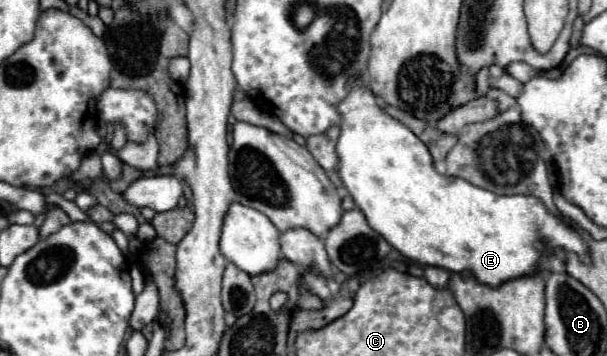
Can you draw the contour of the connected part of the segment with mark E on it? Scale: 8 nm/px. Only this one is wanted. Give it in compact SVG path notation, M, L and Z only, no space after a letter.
M359 79L349 81L349 85L347 85L347 95L345 95L345 99L337 105L337 111L339 111L339 115L341 115L341 135L339 135L337 147L335 147L335 149L337 149L337 157L339 157L339 163L337 163L339 177L341 177L343 185L347 187L349 195L353 197L355 205L363 211L365 219L369 221L369 227L371 227L371 229L377 229L377 233L381 233L381 235L383 235L401 255L405 255L407 259L417 261L417 263L421 263L421 265L443 267L443 269L447 269L447 271L451 271L451 273L471 271L471 273L477 277L477 281L481 281L481 283L485 283L485 285L491 285L491 287L497 287L497 285L501 285L501 283L505 283L505 281L509 281L509 279L515 279L515 277L531 275L531 273L535 273L537 269L541 269L541 257L543 257L543 255L541 255L541 251L535 247L535 241L541 241L545 247L563 247L563 249L567 249L567 251L577 253L577 255L581 257L581 261L589 261L589 251L587 251L587 245L583 243L581 235L579 235L575 229L571 229L569 225L565 225L559 217L551 215L537 197L533 197L533 195L509 195L509 197L505 197L505 195L495 195L495 193L491 193L491 191L487 191L487 189L481 189L481 187L471 185L471 183L465 181L465 179L439 175L439 173L435 171L435 167L433 167L433 159L431 159L431 153L429 153L427 145L425 145L409 127L405 127L399 119L391 117L391 115L385 111L385 107L381 107L379 97L377 97L371 89L367 89L367 87L363 85L363 81L359 81Z

